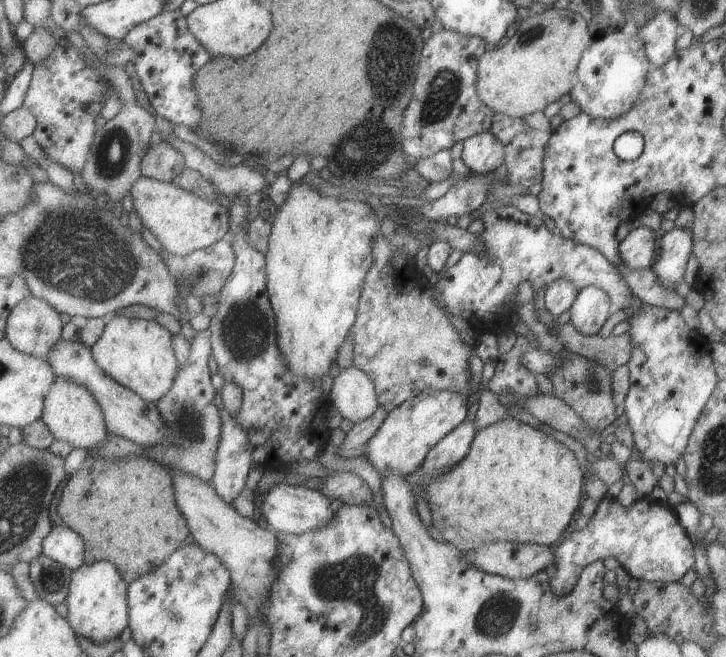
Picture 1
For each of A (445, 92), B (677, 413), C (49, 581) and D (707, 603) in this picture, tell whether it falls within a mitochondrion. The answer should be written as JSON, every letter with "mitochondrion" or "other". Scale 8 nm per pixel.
{"A":"mitochondrion","B":"other","C":"mitochondrion","D":"other"}

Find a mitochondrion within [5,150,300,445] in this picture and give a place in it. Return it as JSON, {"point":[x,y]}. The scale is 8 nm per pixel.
{"point":[68,248]}

